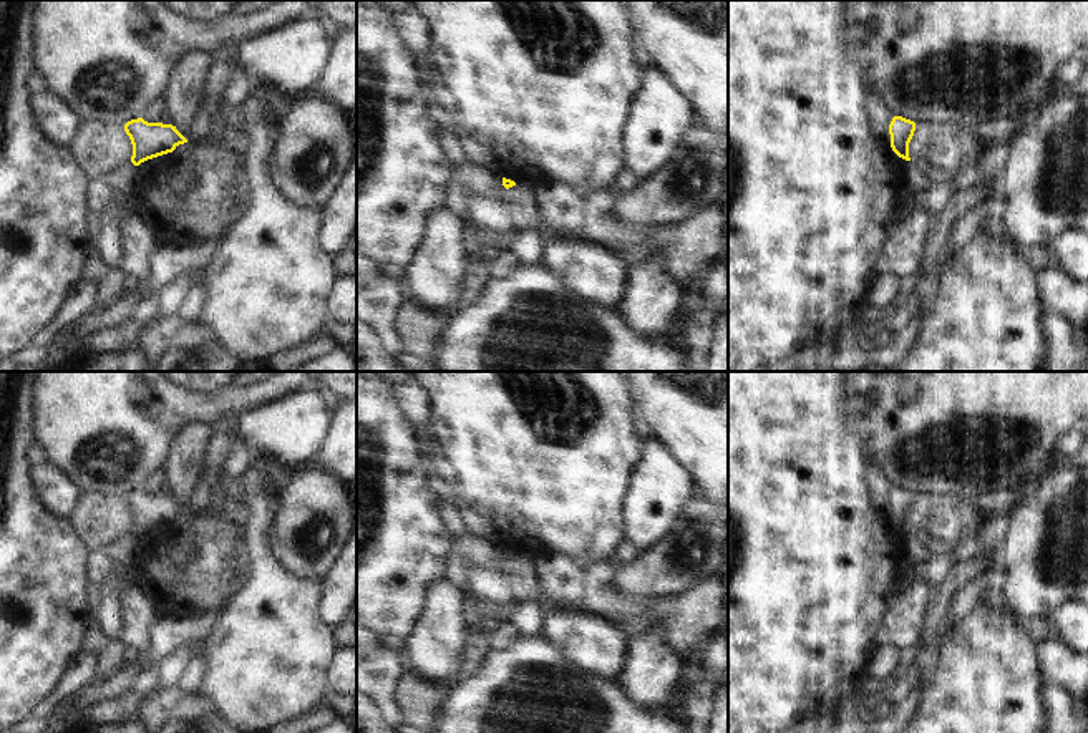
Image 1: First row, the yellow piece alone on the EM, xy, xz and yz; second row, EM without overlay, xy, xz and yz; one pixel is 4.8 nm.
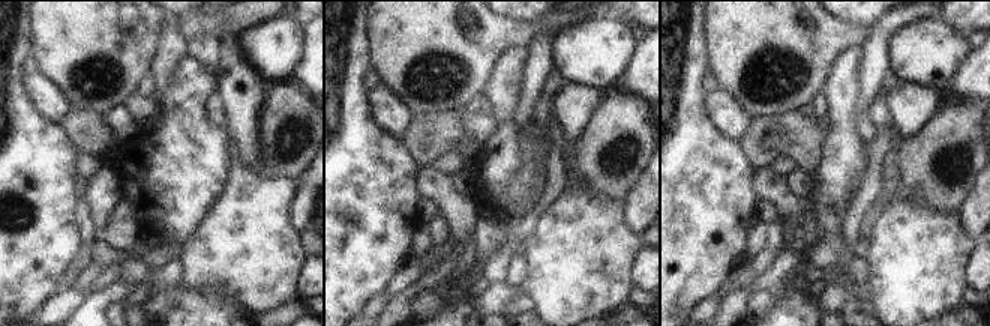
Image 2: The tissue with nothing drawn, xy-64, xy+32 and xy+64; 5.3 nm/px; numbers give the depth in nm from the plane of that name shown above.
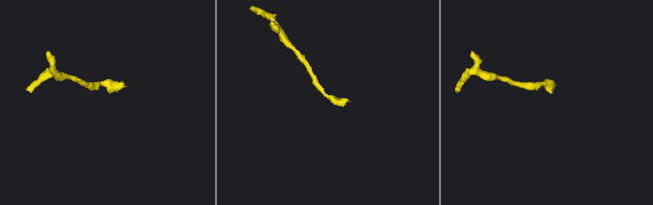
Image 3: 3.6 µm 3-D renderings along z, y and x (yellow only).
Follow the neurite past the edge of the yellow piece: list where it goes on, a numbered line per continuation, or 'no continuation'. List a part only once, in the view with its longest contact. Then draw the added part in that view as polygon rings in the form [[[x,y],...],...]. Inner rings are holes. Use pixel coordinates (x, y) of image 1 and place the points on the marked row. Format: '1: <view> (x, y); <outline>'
1: xy (216, 80); [[[216,58],[206,78],[204,98],[192,121],[184,128],[184,138],[196,141],[206,136],[207,123],[219,95],[226,90],[227,61]]]

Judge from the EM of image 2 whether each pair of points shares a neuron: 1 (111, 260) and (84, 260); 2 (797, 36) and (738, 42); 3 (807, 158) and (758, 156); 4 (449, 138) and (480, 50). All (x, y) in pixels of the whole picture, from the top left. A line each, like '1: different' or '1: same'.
1: different
2: same
3: same
4: different

